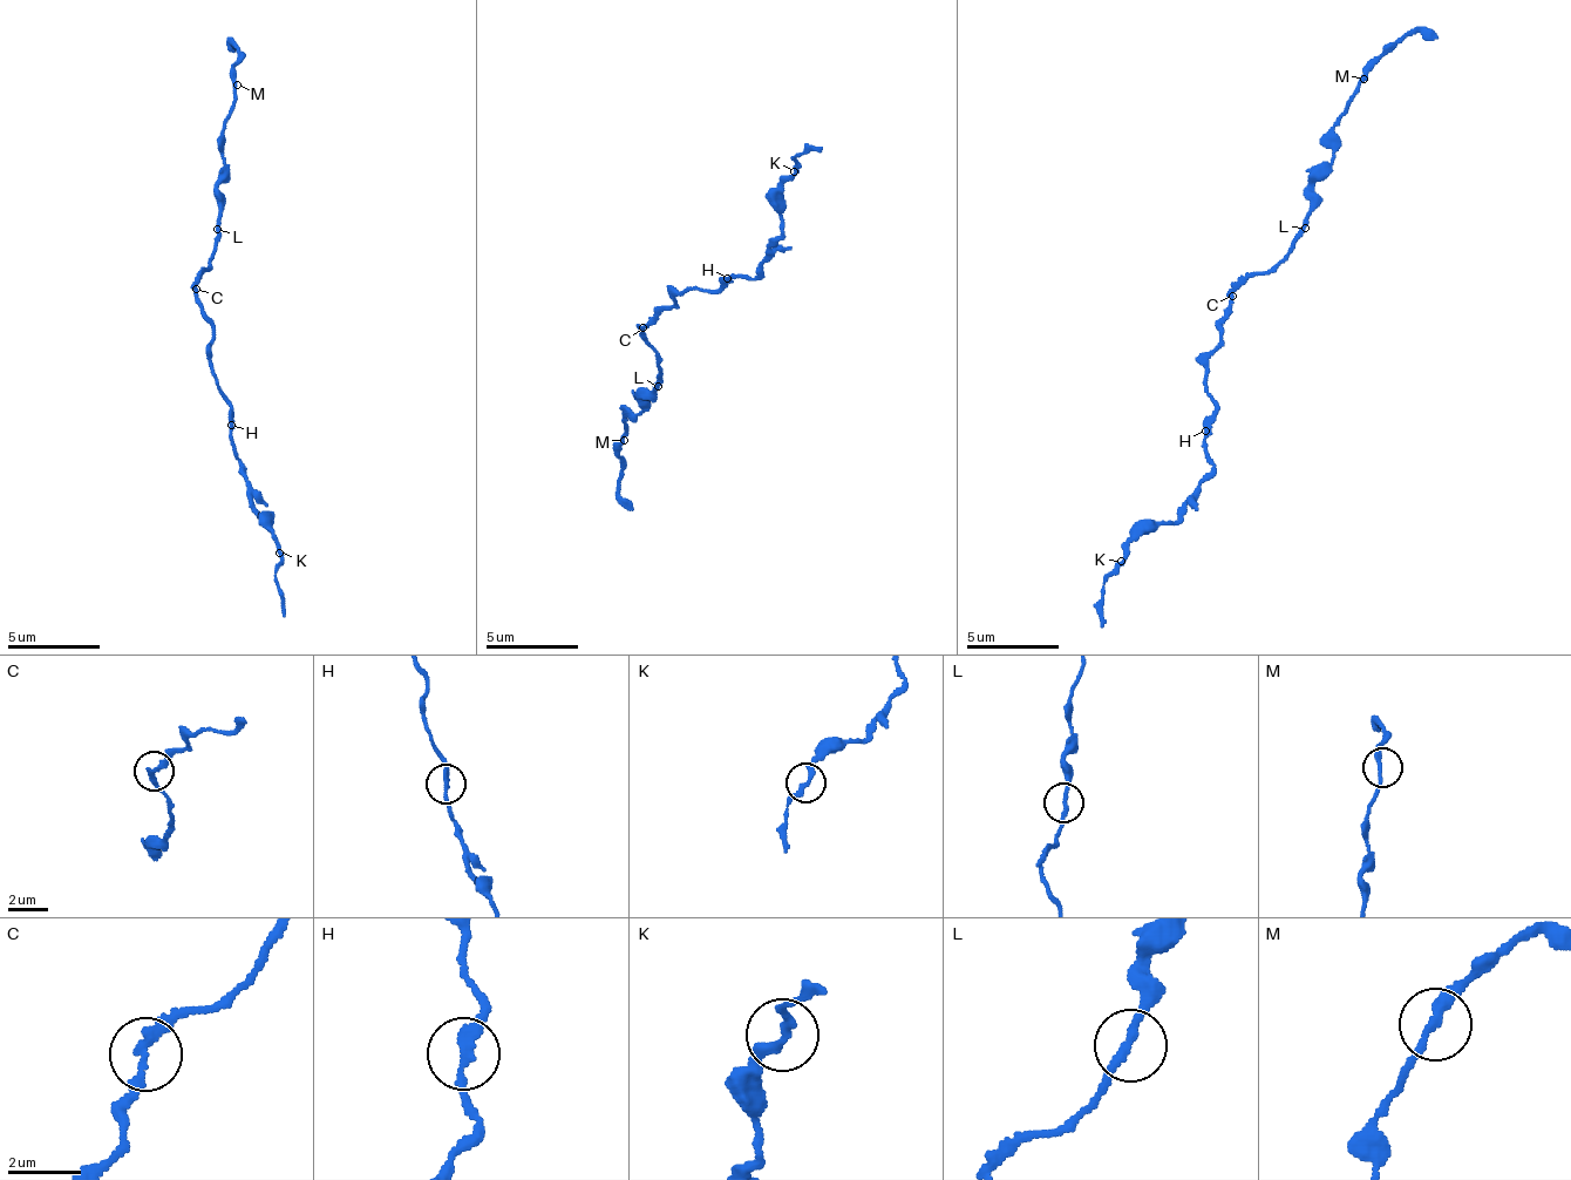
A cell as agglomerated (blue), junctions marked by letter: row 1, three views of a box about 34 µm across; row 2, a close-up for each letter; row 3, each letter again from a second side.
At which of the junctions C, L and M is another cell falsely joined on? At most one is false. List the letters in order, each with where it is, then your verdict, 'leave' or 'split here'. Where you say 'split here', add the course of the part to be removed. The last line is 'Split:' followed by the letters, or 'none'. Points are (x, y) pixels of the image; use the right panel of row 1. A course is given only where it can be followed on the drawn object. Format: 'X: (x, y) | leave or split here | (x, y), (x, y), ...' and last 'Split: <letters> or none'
C: (1232, 296) | split here | (1232, 294), (1221, 348), (1209, 359), (1210, 472), (1174, 521), (1154, 524), (1102, 585), (1102, 625)
L: (1305, 228) | leave
M: (1364, 79) | leave
Split: C

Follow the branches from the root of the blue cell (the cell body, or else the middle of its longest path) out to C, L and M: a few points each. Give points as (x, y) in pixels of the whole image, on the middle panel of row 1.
C: (657, 313), (641, 329)
L: (657, 313), (641, 324), (659, 370), (659, 375), (654, 375), (658, 386)
M: (657, 313), (641, 324), (659, 375), (652, 392), (637, 394), (637, 415), (620, 418), (624, 440)

